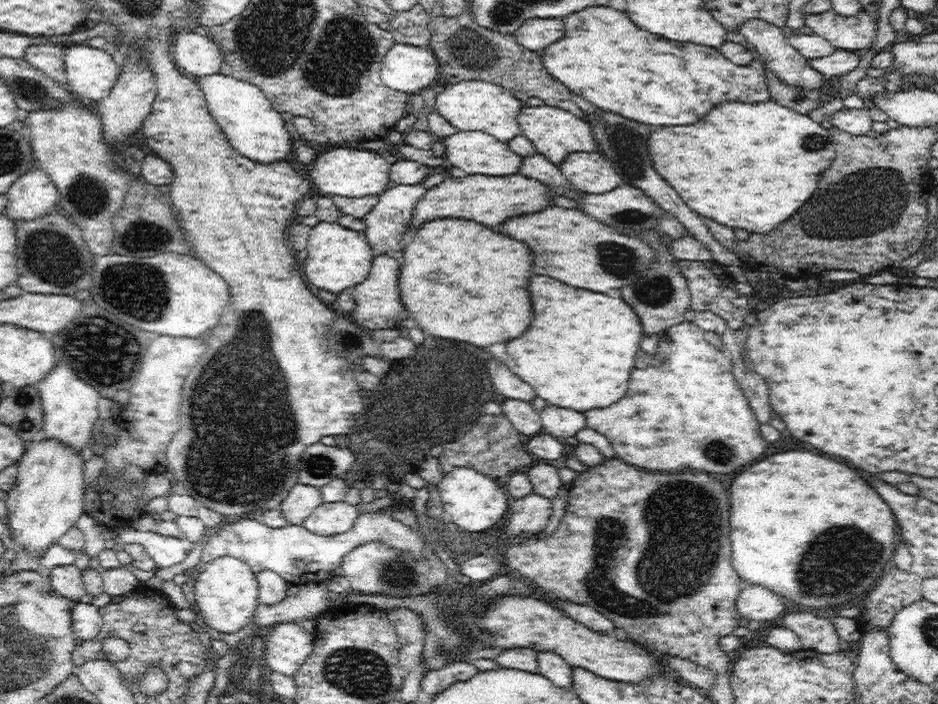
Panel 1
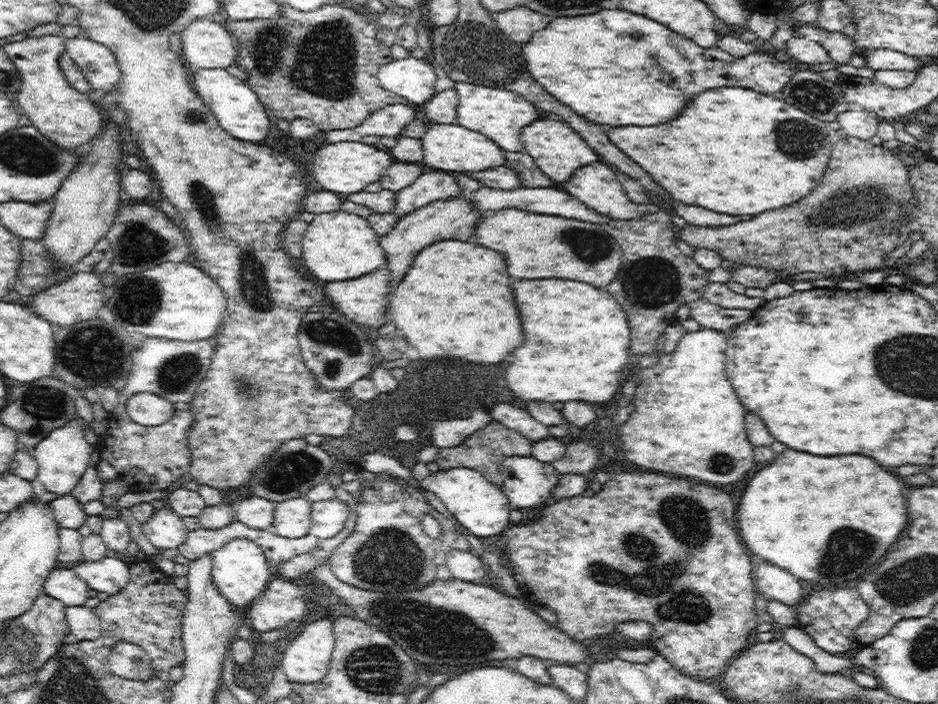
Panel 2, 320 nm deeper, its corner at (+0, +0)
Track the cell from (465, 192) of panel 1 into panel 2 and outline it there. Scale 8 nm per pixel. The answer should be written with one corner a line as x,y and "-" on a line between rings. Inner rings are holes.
465,192
454,198
434,200
428,206
422,206
410,214
401,216
396,226
380,239
380,246
387,258
391,290
400,284
404,274
412,266
416,254
424,250
426,246
440,242
440,240
470,240
472,242
480,214
482,212
475,209
473,202
470,202
468,193

